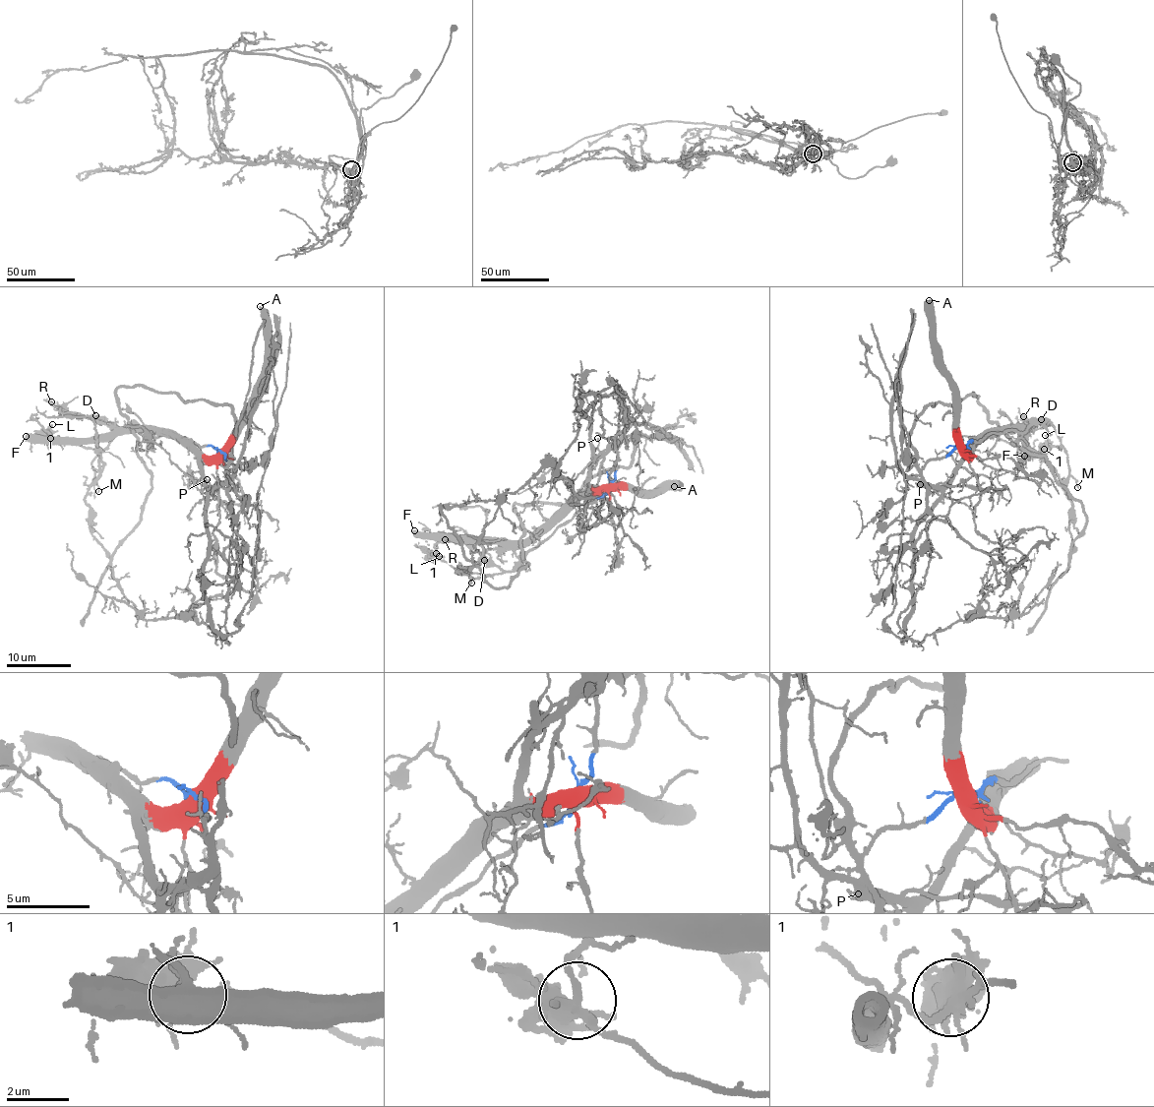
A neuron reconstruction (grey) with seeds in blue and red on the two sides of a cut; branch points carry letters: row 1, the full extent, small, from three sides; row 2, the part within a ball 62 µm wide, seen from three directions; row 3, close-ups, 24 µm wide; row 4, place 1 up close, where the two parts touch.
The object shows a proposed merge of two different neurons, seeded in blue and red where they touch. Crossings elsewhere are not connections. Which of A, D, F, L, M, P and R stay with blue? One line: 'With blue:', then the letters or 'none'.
With blue: D, M

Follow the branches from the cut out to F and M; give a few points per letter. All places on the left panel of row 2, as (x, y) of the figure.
F: (219, 451), (211, 456), (196, 455), (173, 439), (153, 430), (110, 431), (91, 437), (25, 436)
M: (219, 451), (212, 446), (198, 446), (185, 437), (152, 437), (136, 426), (121, 428), (91, 462), (99, 491)

